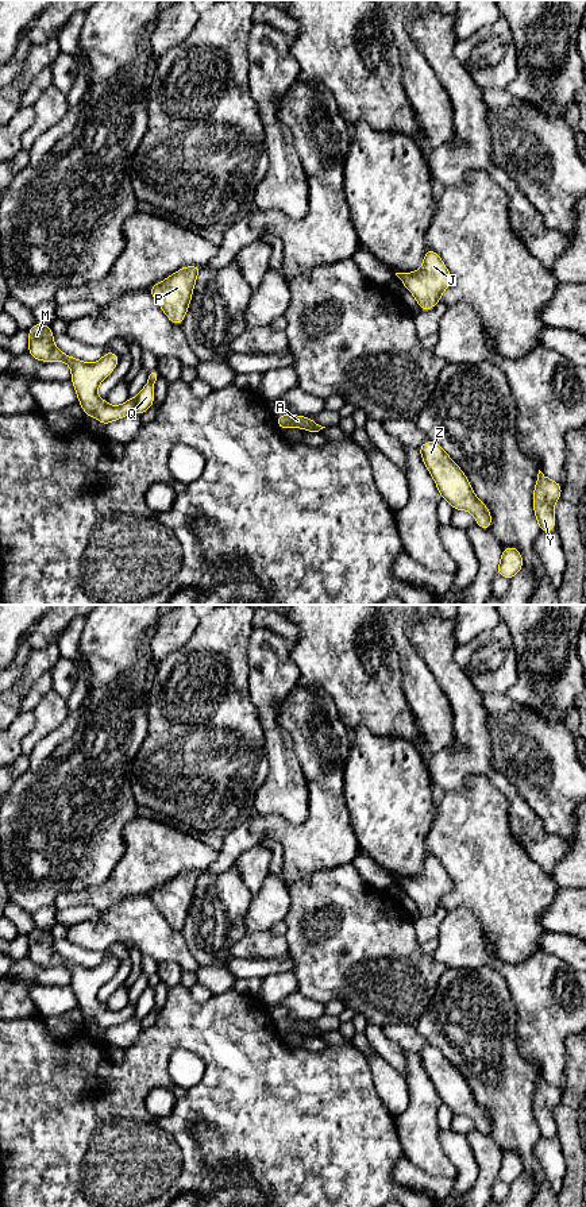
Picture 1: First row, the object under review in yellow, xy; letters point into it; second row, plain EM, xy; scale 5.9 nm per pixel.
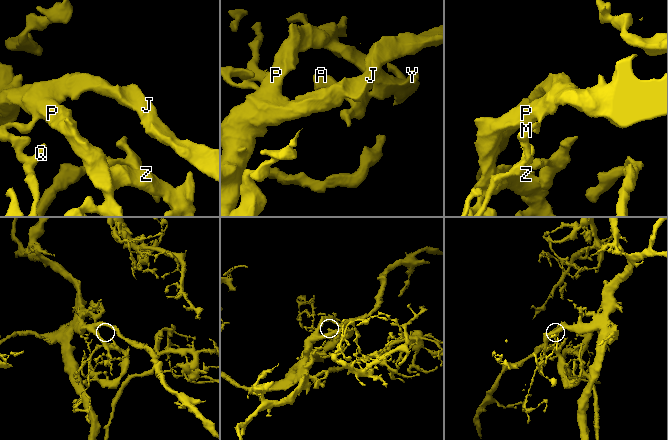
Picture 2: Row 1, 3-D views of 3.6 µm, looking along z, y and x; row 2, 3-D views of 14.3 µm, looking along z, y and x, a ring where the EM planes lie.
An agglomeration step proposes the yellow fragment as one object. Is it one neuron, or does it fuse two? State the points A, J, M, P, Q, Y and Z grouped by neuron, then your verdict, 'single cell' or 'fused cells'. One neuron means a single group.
A J M P Q Y Z; single cell

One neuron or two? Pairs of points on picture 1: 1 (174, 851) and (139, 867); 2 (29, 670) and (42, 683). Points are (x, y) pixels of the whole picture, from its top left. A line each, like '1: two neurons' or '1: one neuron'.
1: one neuron
2: two neurons

